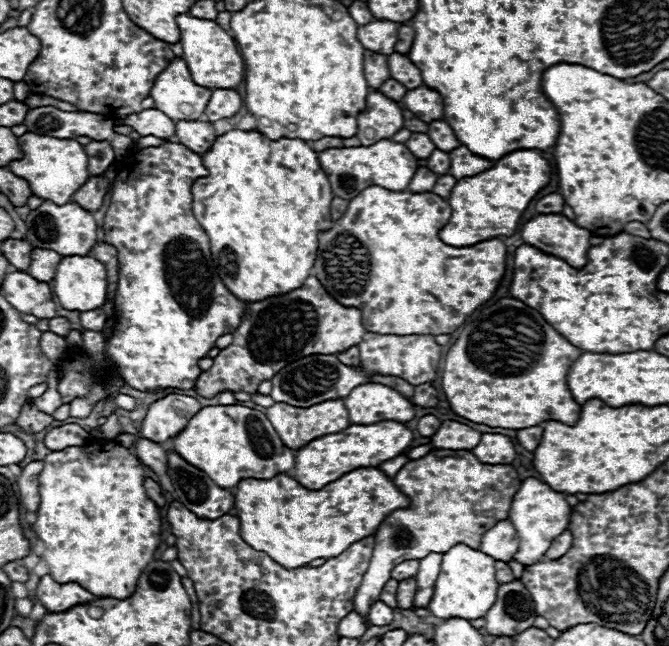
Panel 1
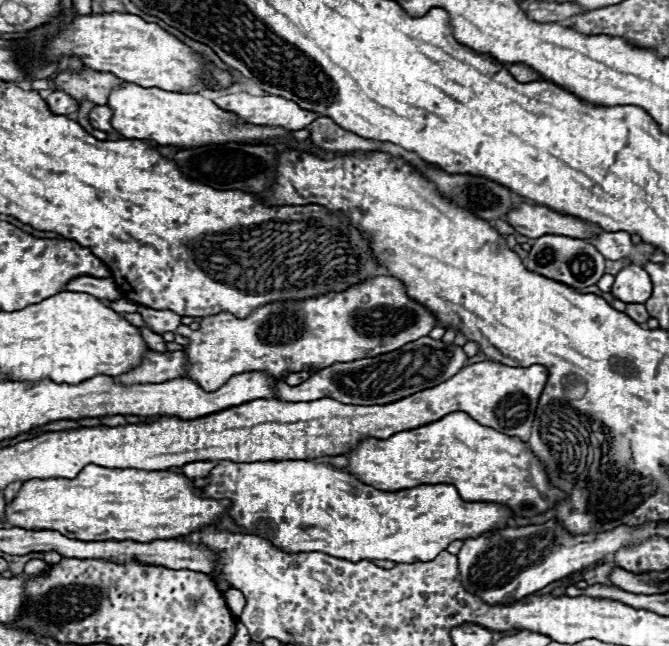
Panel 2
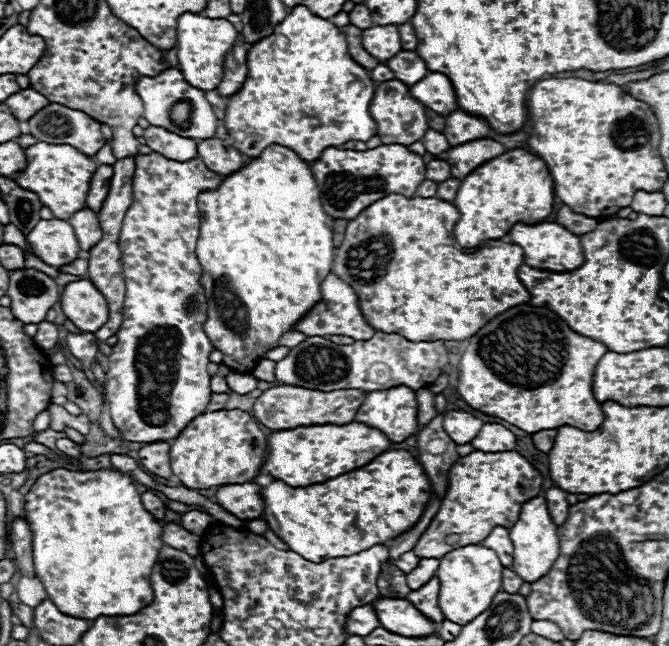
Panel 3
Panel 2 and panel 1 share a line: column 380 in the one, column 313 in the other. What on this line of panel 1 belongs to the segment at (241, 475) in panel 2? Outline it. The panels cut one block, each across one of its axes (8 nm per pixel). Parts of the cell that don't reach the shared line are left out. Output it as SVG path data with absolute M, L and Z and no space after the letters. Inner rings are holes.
M356 468L340 476L340 480L326 484L322 490L308 490L286 474L278 474L268 480L240 480L238 488L234 490L234 512L236 516L240 516L240 536L244 536L244 540L252 544L252 548L266 552L284 568L298 568L316 558L336 558L354 542L372 536L388 514L408 506L408 496L402 494L394 486L392 478L388 478L380 468Z

